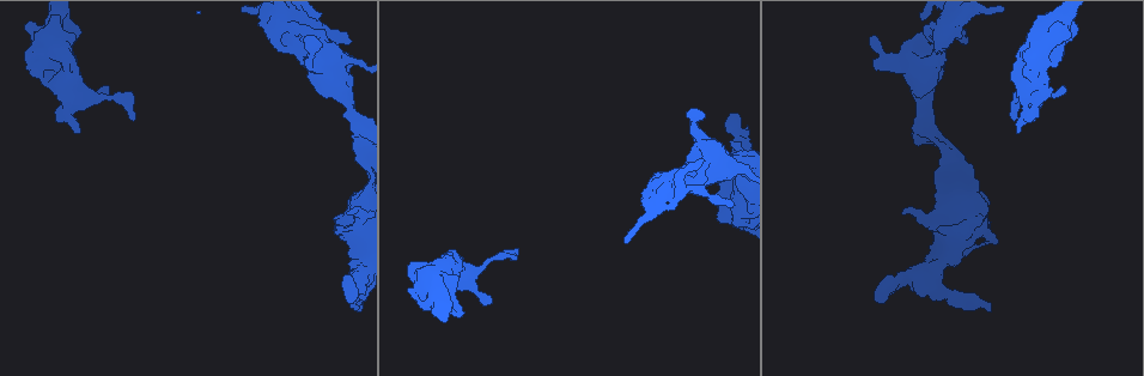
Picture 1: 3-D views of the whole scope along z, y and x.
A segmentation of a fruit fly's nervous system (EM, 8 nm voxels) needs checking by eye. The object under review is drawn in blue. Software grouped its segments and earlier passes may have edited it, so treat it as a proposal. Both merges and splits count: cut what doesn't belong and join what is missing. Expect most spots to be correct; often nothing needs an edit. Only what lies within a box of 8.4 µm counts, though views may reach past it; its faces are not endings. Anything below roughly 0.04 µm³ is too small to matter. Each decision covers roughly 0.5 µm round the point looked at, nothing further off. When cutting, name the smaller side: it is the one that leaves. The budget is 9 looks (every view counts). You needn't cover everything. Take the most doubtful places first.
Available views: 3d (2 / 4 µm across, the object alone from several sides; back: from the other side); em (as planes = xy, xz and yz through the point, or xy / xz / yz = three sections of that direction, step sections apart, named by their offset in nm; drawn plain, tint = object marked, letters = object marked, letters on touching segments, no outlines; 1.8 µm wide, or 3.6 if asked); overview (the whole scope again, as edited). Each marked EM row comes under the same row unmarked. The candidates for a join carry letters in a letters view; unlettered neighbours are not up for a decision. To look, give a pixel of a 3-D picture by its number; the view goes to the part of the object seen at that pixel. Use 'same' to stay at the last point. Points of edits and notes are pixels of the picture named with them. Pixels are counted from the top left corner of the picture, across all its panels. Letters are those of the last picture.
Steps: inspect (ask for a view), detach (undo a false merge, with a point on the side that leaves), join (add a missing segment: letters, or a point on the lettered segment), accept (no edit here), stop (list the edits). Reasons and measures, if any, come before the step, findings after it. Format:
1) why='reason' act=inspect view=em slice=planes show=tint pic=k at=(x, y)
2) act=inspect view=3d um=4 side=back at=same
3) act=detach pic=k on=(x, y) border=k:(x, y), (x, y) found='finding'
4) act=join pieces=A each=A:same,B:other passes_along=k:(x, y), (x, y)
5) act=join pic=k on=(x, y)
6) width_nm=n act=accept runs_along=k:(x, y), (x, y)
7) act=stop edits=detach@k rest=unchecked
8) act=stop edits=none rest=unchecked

why='free end' act=inspect view=3d um=2 pic=1 at=(1018, 133)

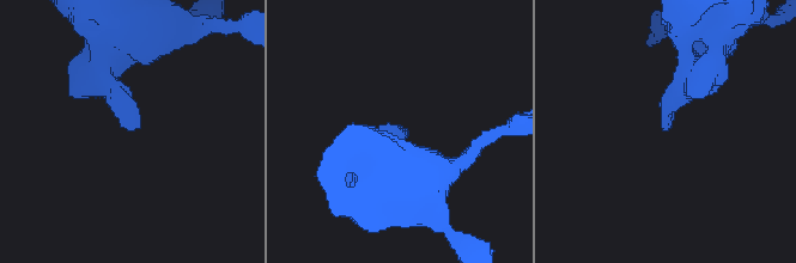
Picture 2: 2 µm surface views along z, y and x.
why='now the EM' act=inspect view=em slice=planes show=letters pic=2 at=(669, 127)

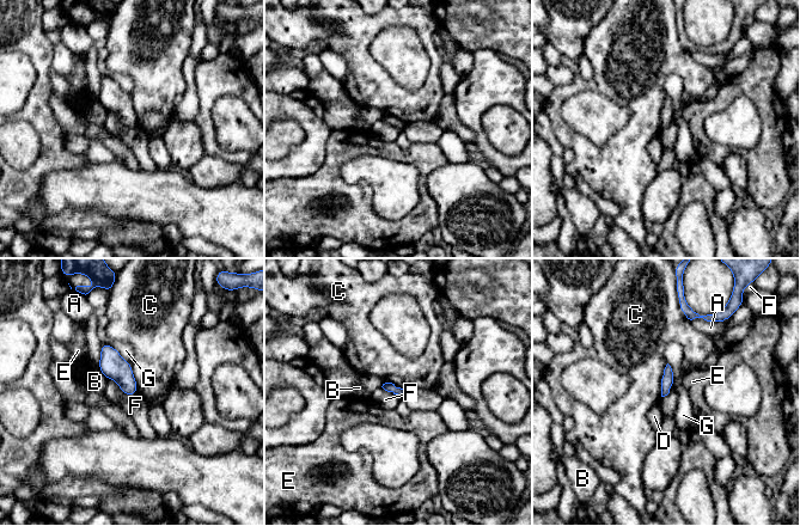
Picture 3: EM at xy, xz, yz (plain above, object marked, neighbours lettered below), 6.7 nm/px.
act=accept each=A:other,B:other,C:other,D:other,E:other,F:other,G:other border=3:(108, 378), (126, 395), (136, 393) found='no lettered segment goes on from it'

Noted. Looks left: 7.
why='abrupt turn' act=inspect view=3d um=4 pic=1 at=(956, 236)

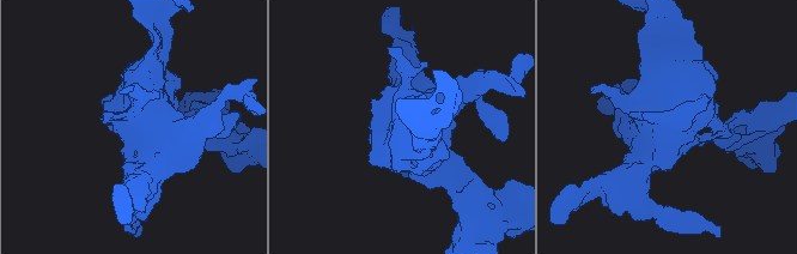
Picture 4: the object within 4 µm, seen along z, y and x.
act=inspect view=em um=3.6 slice=planes show=letters pic=4 at=(132, 129)

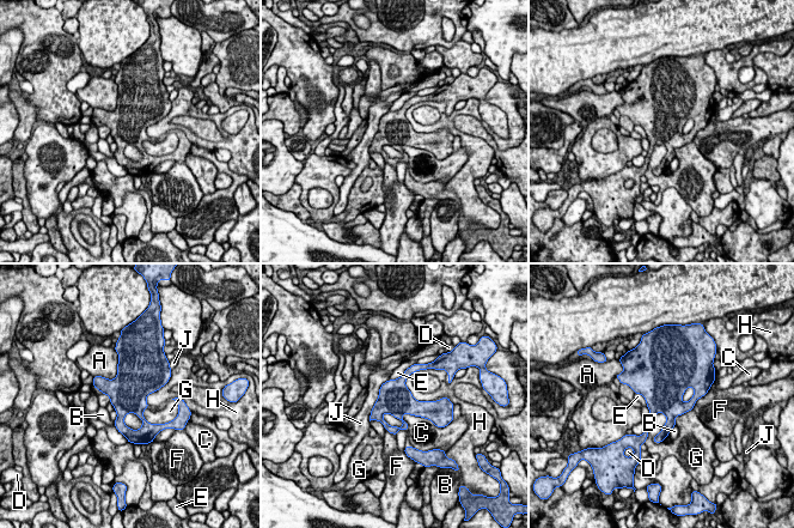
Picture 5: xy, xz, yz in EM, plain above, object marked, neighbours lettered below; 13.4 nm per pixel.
act=accept each=A:other,B:other,C:other,D:other,E:other,F:other,G:other,H:other,J:other border=5:(405, 378), (417, 400), (435, 401) found='continuous, no second cell'

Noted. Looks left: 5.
why='sharp bend' act=inspect view=3d um=2 pic=1 at=(949, 24)

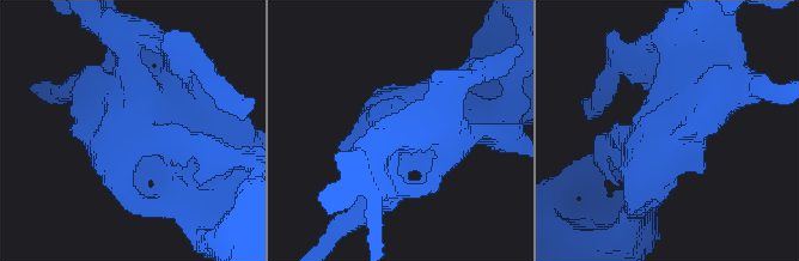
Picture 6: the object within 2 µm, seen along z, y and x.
why='now the EM' act=inspect view=em slice=planes show=letters pic=6 at=(123, 142)

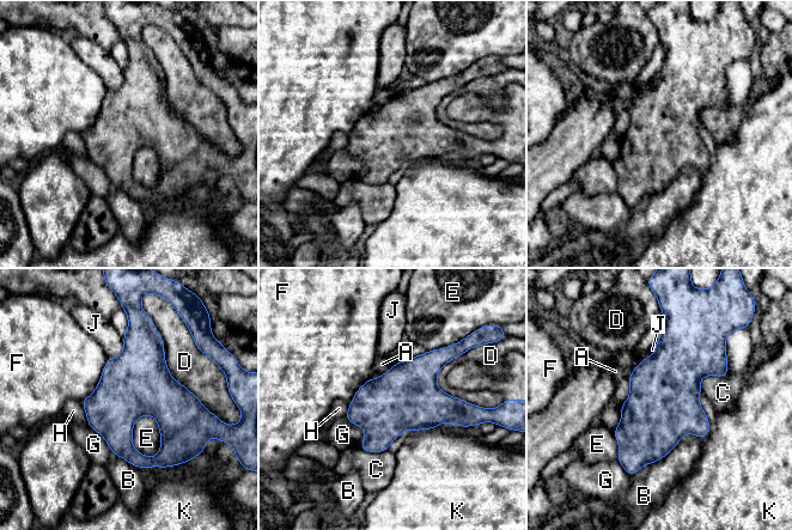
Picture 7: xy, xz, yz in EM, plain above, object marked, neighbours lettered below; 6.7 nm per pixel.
act=accept each=A:other,B:other,C:other,D:other,E:other,F:other,G:other,H:other,J:other,K:other found='continuous, no second cell'

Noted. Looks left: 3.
why='branch stops here' act=inspect view=em slice=yz step=16 show=tint pic=1 at=(870, 36)

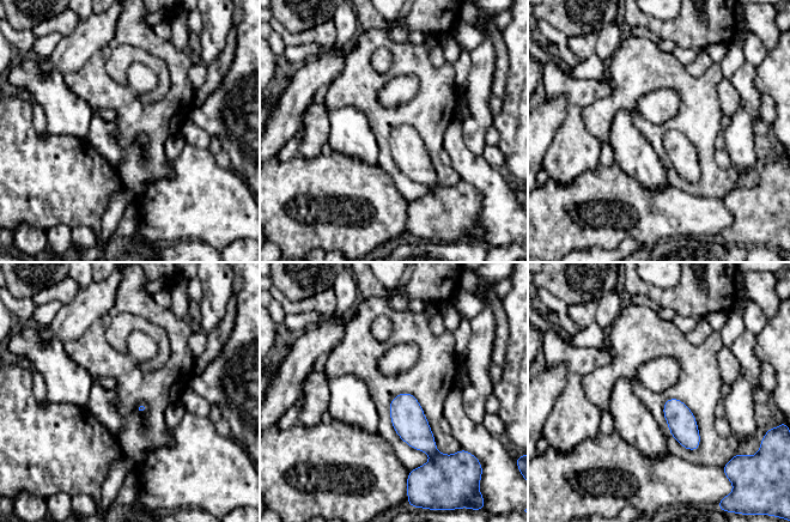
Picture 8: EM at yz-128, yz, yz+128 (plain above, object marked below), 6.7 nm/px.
act=inspect view=em slice=yz step=16 show=letters at=same

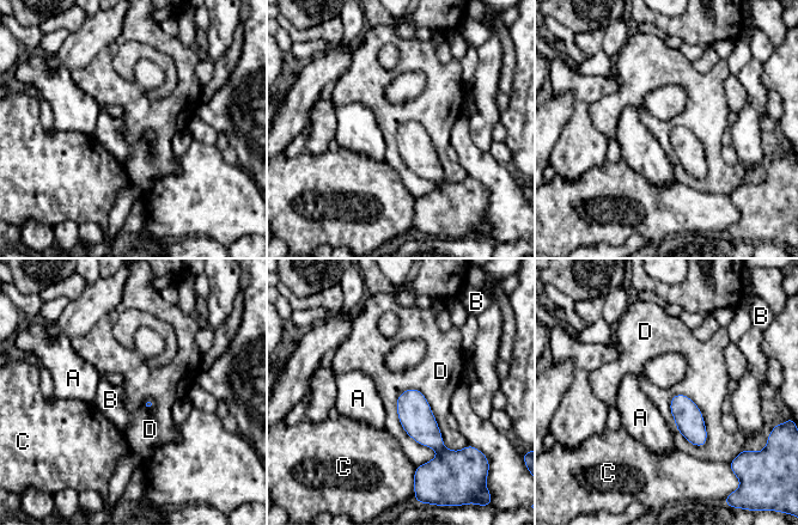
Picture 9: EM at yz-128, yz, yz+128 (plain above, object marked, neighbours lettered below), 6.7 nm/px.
act=accept each=A:other,B:other,C:other,D:other border=9:(396, 397), (418, 389), (461, 450) found='none of them fits'

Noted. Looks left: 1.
act=stop edits=none rest=unchecked

